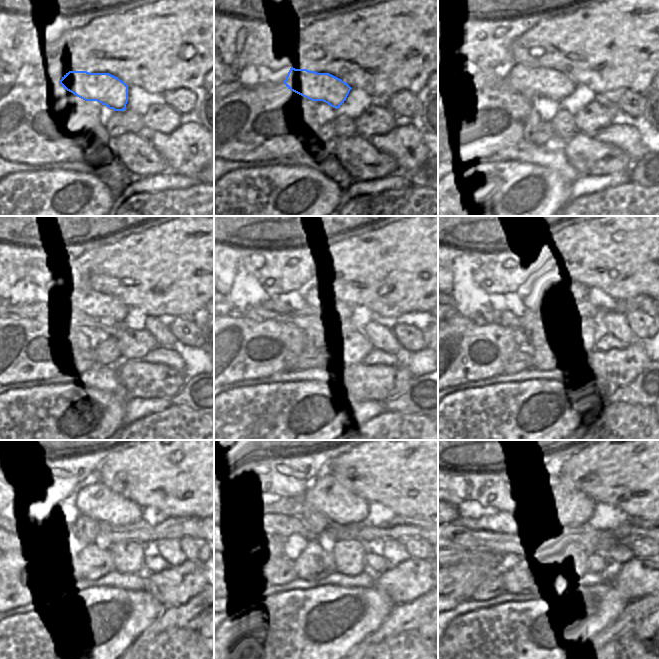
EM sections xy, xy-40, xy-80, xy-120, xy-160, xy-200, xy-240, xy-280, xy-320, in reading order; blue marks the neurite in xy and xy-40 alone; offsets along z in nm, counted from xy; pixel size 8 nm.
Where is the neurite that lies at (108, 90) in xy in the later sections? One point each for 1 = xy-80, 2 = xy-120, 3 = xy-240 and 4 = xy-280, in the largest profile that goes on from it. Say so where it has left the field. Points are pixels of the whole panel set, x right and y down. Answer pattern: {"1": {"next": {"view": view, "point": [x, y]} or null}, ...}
{"1": {"next": {"view": "xy-80", "point": [528, 81]}}, "2": {"next": {"view": "xy-120", "point": [87, 302]}}, "3": {"next": {"view": "xy-240", "point": [117, 515]}}, "4": {"next": {"view": "xy-280", "point": [345, 510]}}}

